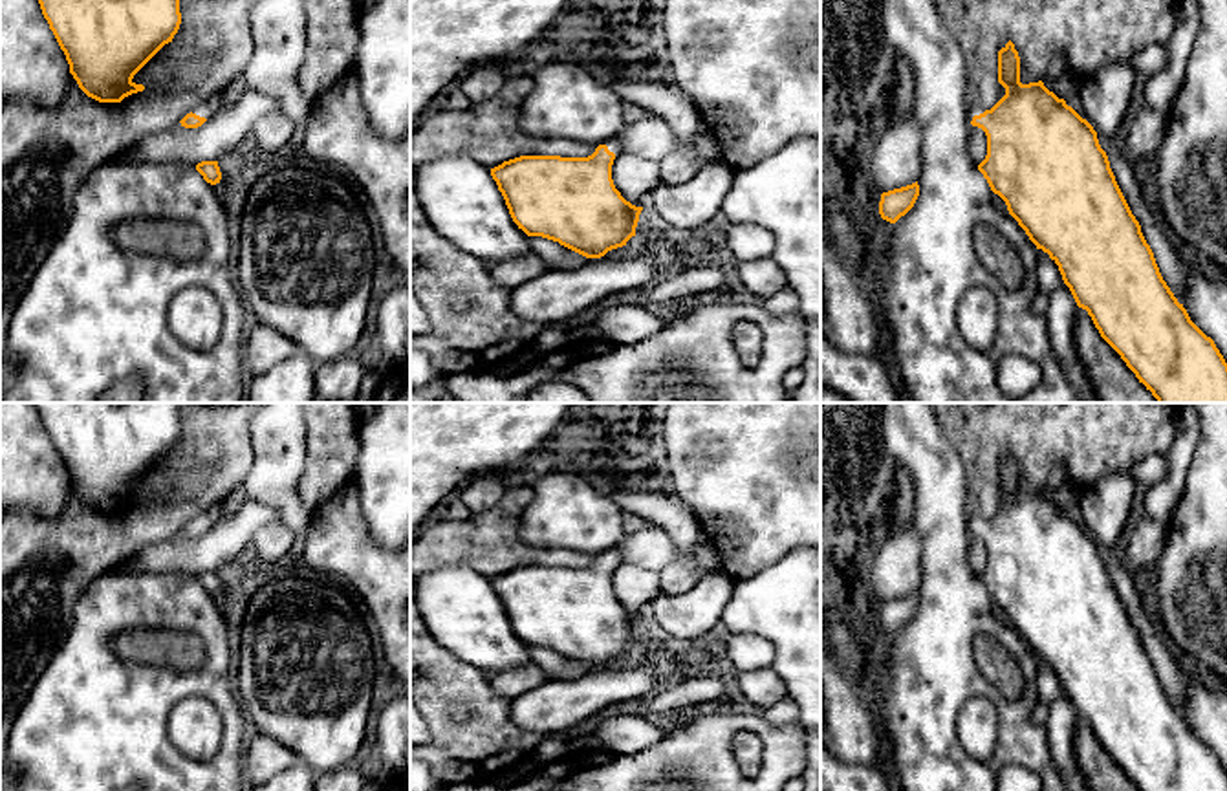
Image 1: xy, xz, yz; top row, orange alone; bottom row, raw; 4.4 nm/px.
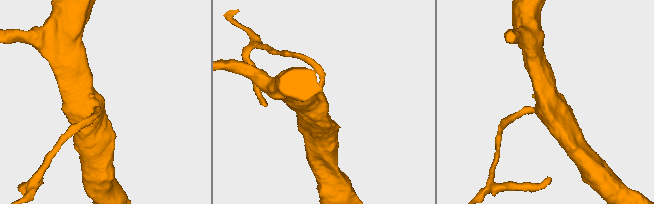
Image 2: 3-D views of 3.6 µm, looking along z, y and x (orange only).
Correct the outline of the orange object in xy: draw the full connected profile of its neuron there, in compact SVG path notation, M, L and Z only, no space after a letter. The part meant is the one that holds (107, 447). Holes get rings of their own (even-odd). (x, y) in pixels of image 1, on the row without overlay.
M33 403L79 498L99 513L143 502L134 485L181 434L179 403Z

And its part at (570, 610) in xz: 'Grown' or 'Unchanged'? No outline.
Grown

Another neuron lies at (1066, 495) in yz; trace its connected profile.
M1064 483L1062 487L1059 489L1051 489L1051 487L1044 487L1042 489L1044 496L1053 502L1059 509L1068 509L1070 505L1073 505L1079 496L1080 496L1080 491L1073 485L1073 483Z

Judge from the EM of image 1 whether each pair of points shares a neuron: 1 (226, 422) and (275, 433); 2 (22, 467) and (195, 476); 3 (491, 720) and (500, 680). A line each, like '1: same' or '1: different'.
1: different
2: different
3: different

